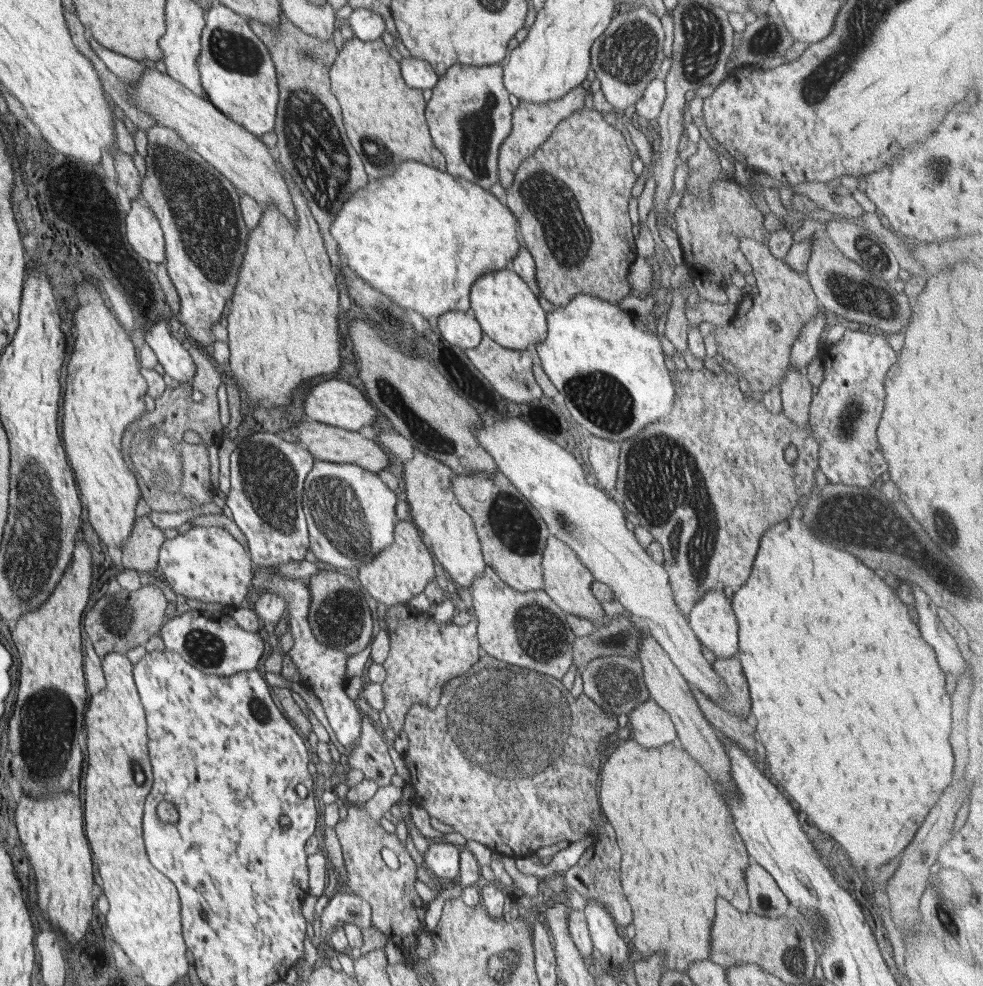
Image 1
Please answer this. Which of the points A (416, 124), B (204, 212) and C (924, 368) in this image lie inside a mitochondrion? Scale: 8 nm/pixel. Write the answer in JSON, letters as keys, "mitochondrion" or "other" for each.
{"A":"other","B":"mitochondrion","C":"other"}

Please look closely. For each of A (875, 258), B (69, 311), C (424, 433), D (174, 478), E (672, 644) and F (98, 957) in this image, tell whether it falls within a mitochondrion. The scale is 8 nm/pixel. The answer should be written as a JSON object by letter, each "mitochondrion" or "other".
{"A":"mitochondrion","B":"other","C":"mitochondrion","D":"mitochondrion","E":"other","F":"other"}

